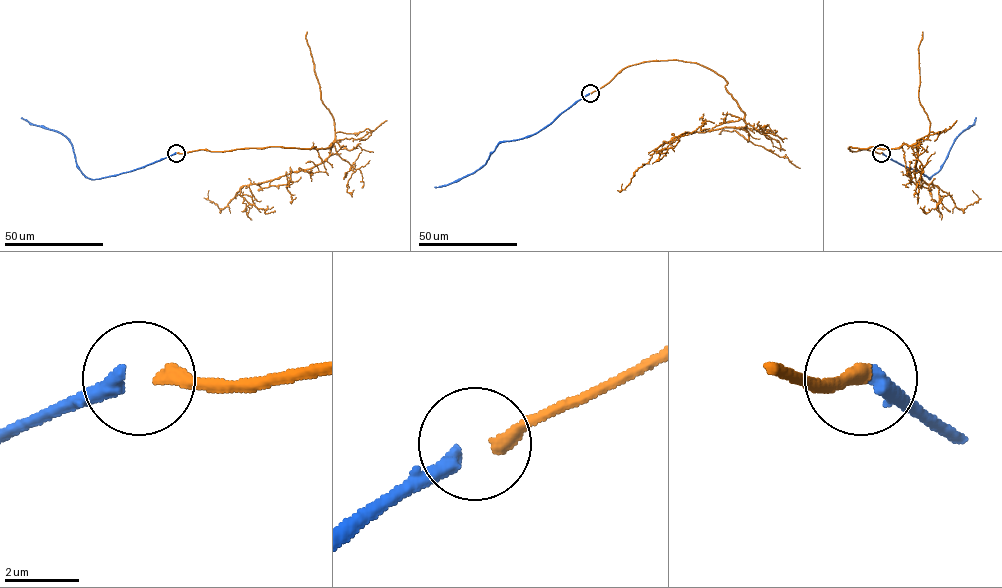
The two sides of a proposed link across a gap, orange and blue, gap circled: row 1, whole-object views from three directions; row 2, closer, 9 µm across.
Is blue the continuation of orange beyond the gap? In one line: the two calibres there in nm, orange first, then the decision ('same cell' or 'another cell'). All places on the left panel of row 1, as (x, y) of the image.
calibres 400 and 440 nm; same cell

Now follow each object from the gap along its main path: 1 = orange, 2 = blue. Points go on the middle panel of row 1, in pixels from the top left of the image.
1: (591, 93), (627, 67), (680, 60), (721, 76), (744, 113), (743, 129), (662, 143), (622, 184)
2: (589, 93), (534, 134), (500, 142), (486, 163), (473, 173), (434, 187)

